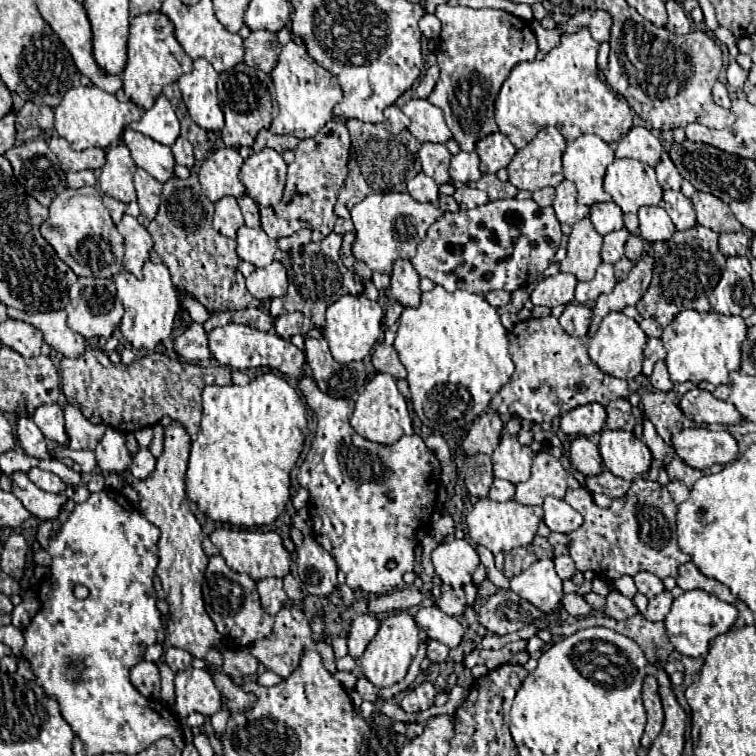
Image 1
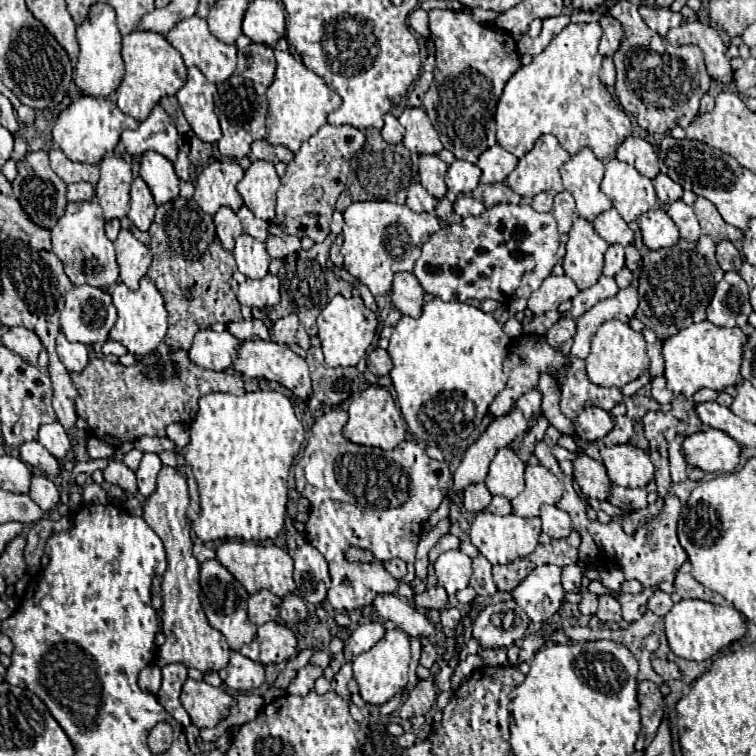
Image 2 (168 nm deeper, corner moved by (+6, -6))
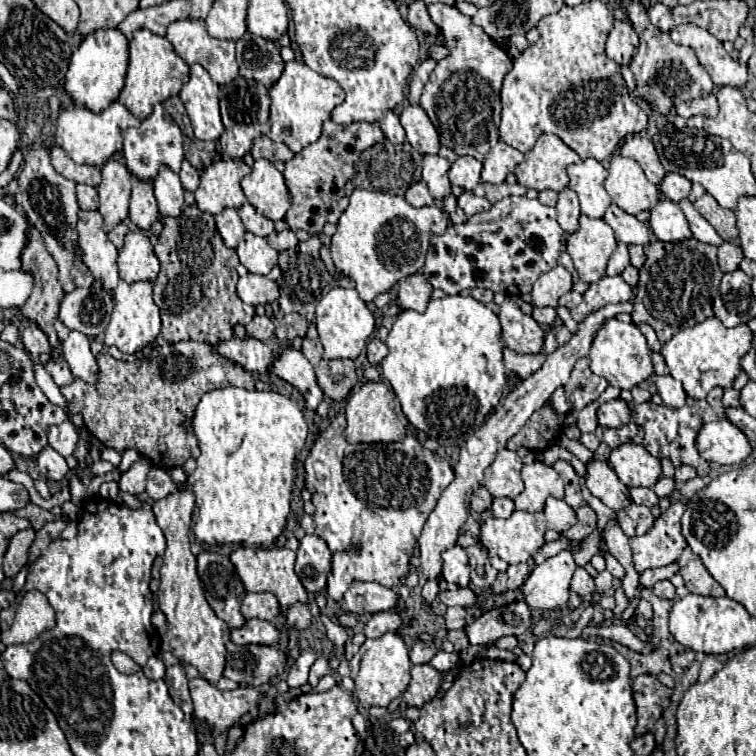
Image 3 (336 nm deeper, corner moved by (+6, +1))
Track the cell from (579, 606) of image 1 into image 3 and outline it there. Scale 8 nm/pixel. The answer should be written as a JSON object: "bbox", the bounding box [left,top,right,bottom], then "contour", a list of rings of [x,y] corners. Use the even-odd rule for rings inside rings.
{"bbox":[595,572,613,594],"contour":[[[599,572],[599,576],[595,578],[595,594],[605,594],[605,592],[609,592],[611,588],[613,588],[613,576],[609,574],[609,572]]]}

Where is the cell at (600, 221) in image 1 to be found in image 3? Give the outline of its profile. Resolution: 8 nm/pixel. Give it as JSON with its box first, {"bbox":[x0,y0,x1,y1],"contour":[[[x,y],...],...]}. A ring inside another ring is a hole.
{"bbox":[603,204,649,246],"contour":[[[611,204],[603,216],[603,220],[613,228],[617,242],[623,244],[641,244],[645,246],[649,242],[649,230],[643,222],[639,222],[635,216],[623,212],[617,204]]]}

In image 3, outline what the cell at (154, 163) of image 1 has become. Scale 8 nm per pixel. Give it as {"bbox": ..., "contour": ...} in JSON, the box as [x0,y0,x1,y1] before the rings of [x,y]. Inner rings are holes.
{"bbox":[153,166,183,216],"contour":[[[161,166],[159,174],[153,180],[155,198],[159,204],[159,212],[163,216],[179,216],[183,208],[183,186],[179,174],[175,174],[169,166]]]}

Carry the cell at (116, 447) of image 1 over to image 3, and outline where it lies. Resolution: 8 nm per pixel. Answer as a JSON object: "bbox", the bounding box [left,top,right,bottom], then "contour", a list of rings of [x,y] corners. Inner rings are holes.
{"bbox":[119,458,151,494],"contour":[[[139,458],[127,472],[121,474],[121,480],[119,480],[119,488],[123,492],[129,492],[129,494],[141,494],[145,490],[145,480],[147,480],[147,474],[151,470],[151,464],[147,458]]]}

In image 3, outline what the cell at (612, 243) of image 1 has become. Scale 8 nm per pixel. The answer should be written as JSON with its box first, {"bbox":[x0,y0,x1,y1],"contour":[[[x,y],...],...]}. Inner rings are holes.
{"bbox":[607,244,629,276],"contour":[[[617,244],[615,252],[611,254],[609,258],[609,264],[607,264],[607,276],[617,276],[623,272],[623,268],[629,264],[629,252],[627,252],[627,246],[625,244]]]}

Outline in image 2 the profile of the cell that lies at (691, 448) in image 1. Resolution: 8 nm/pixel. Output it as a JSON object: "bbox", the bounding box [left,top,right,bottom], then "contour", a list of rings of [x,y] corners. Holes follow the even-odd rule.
{"bbox":[681,429,741,473],"contour":[[[709,429],[685,437],[681,445],[687,465],[711,473],[731,473],[739,465],[741,447],[719,429]]]}

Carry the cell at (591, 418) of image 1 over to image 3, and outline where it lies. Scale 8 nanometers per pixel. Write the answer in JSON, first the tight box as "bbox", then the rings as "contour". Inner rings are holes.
{"bbox":[597,398,631,428],"contour":[[[621,398],[601,404],[597,410],[597,422],[601,428],[621,428],[631,420],[631,410]]]}

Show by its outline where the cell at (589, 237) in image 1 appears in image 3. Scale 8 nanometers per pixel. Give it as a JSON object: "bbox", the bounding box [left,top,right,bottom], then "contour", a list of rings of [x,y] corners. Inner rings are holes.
{"bbox":[567,216,615,284],"contour":[[[579,216],[579,230],[567,238],[567,254],[575,264],[579,280],[587,284],[599,280],[615,244],[613,230],[603,220]]]}

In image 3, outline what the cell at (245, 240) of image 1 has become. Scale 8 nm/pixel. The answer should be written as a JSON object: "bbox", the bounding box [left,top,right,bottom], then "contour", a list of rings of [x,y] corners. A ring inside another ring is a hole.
{"bbox":[237,232,277,274],"contour":[[[245,232],[245,236],[239,240],[237,254],[241,264],[253,274],[269,274],[277,264],[277,250],[273,250],[265,238],[251,232]]]}

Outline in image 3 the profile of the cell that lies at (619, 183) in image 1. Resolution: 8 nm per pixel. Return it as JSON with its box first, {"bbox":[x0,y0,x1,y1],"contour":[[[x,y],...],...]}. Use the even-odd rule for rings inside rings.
{"bbox":[605,154,659,214],"contour":[[[613,154],[609,160],[605,190],[627,214],[651,210],[659,202],[657,186],[645,178],[641,166],[635,160],[623,158],[621,154]]]}

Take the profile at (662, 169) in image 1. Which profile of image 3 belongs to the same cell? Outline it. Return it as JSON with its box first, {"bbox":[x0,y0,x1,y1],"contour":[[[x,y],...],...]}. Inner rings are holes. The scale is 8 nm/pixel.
{"bbox":[659,172,691,202],"contour":[[[669,172],[669,174],[665,174],[665,178],[661,180],[659,190],[661,190],[669,200],[679,202],[679,200],[683,200],[683,198],[689,196],[689,192],[691,192],[691,182],[689,182],[685,176],[681,176],[681,174]]]}

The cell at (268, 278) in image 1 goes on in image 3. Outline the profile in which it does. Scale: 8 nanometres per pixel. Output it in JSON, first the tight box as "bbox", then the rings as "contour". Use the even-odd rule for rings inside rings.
{"bbox":[237,274,280,304],"contour":[[[247,274],[245,278],[239,278],[237,282],[237,294],[245,304],[271,304],[280,296],[277,284],[267,276]]]}

